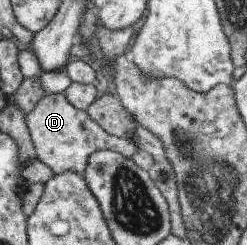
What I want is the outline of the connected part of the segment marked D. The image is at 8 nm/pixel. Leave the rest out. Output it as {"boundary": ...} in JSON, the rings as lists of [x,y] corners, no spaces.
{"boundary":[[[62,92],[45,93],[35,107],[24,115],[24,122],[36,158],[47,165],[53,174],[72,171],[81,175],[89,154],[97,150],[109,150],[131,159],[138,151],[131,138],[109,135],[97,123],[91,121],[84,110],[73,107]]]}

